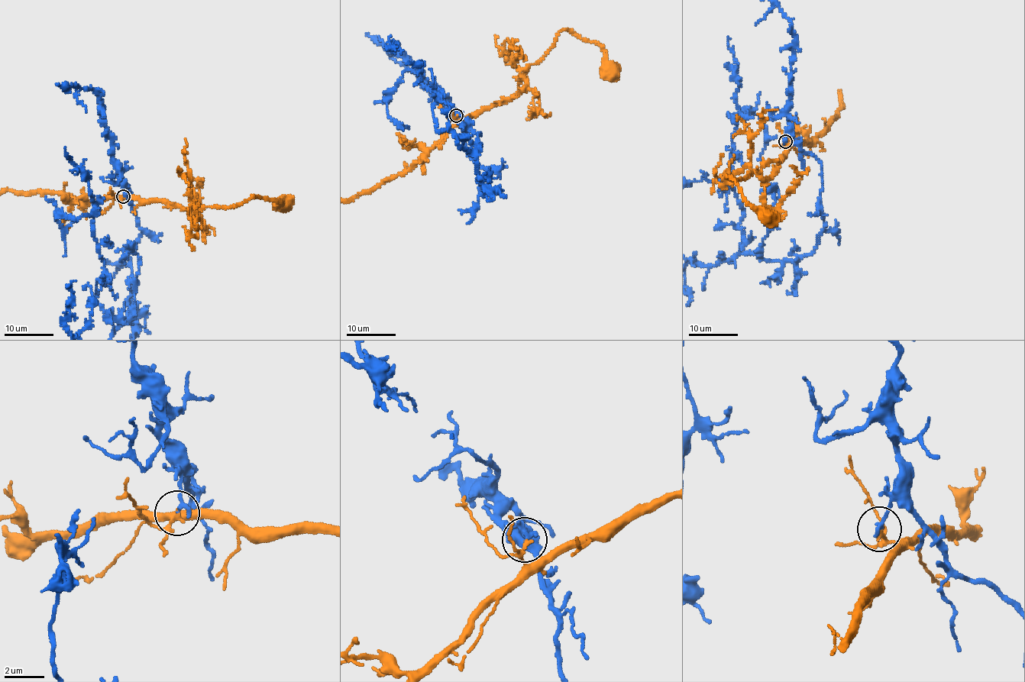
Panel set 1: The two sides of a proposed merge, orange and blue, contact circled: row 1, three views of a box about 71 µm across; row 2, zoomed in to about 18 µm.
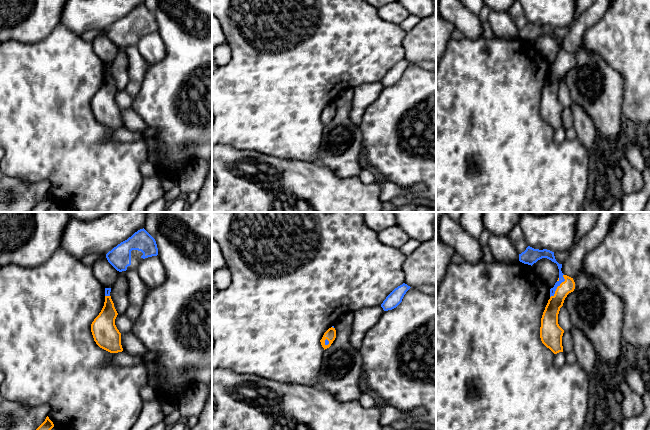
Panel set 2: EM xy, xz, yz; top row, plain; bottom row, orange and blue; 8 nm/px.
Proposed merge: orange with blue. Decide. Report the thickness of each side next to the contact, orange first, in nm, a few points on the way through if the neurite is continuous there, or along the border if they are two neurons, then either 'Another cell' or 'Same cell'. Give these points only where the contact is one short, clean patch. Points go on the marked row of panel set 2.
Thickness 130 nm (orange) against 60 nm. Boundary: yz (563, 274), (564, 280), (550, 297). Another cell

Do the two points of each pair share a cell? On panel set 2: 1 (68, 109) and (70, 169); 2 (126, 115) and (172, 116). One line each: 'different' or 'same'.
1: same
2: different

